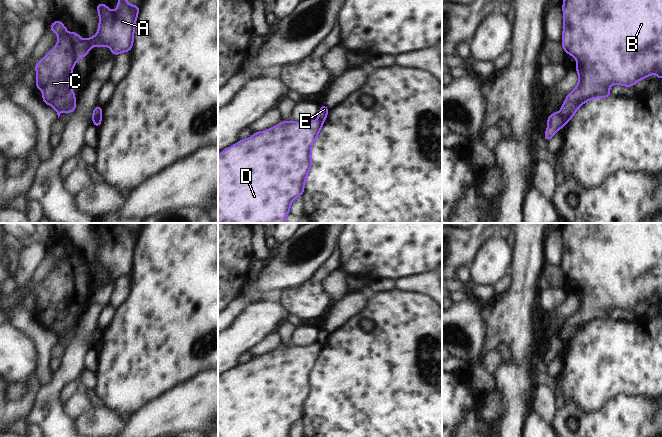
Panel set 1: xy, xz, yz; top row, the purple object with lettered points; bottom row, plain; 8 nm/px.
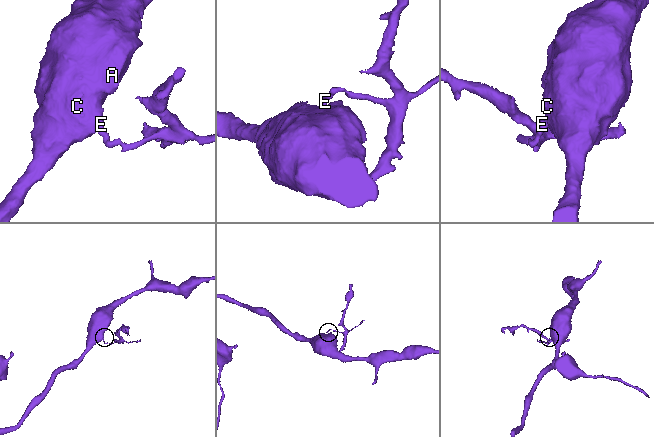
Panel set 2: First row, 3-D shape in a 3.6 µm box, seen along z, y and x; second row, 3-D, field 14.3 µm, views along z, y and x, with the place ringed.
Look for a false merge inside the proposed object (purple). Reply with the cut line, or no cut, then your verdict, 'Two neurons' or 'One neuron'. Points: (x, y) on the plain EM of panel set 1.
Split along yz (558, 337), (565, 347). Two neurons

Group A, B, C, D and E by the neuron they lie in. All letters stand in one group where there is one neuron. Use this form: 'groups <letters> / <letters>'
groups A B C D / E

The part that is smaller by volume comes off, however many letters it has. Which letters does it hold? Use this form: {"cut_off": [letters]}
{"cut_off": ["E"]}

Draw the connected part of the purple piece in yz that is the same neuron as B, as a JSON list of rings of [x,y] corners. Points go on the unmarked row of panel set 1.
[[[564,223],[561,270],[577,285],[579,298],[576,311],[566,319],[559,338],[568,348],[579,331],[596,322],[612,320],[609,310],[632,312],[638,305],[657,298],[662,304],[662,223]]]

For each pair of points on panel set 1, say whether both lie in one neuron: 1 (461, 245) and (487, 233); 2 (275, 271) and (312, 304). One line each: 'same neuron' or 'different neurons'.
1: same neuron
2: different neurons

